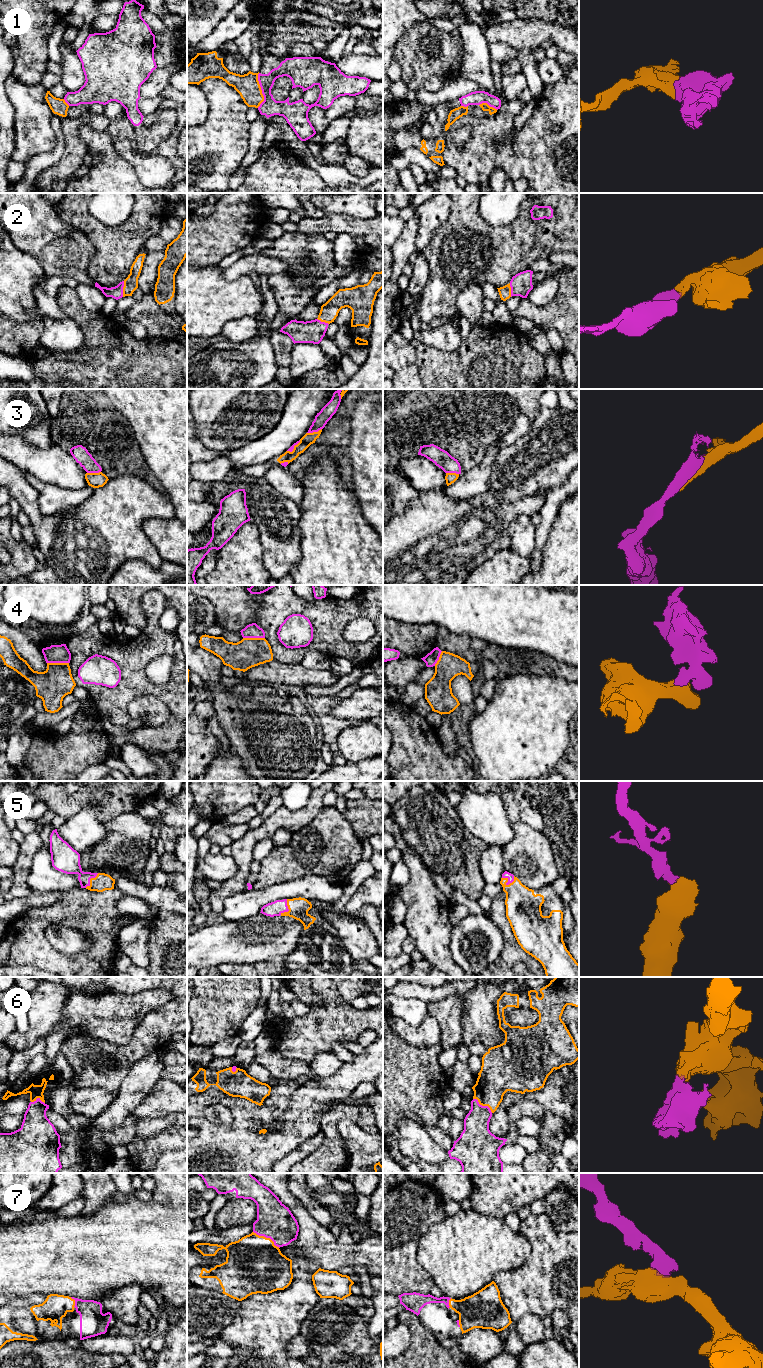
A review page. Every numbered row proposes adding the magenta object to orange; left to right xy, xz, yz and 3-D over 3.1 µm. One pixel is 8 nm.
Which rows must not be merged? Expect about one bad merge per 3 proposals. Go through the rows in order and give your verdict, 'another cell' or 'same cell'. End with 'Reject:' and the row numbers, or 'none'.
1: another cell
2: same cell
3: another cell
4: another cell
5: same cell
6: same cell
7: same cell
Reject: 1, 3, 4

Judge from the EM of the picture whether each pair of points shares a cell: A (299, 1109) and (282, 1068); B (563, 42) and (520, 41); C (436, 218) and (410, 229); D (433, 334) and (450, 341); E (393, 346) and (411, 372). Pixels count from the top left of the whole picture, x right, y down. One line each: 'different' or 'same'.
A: different
B: same
C: different
D: same
E: same

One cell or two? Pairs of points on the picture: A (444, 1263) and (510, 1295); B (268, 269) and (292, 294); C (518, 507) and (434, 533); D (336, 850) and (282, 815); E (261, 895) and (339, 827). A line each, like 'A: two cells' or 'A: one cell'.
A: two cells
B: two cells
C: one cell
D: two cells
E: two cells

